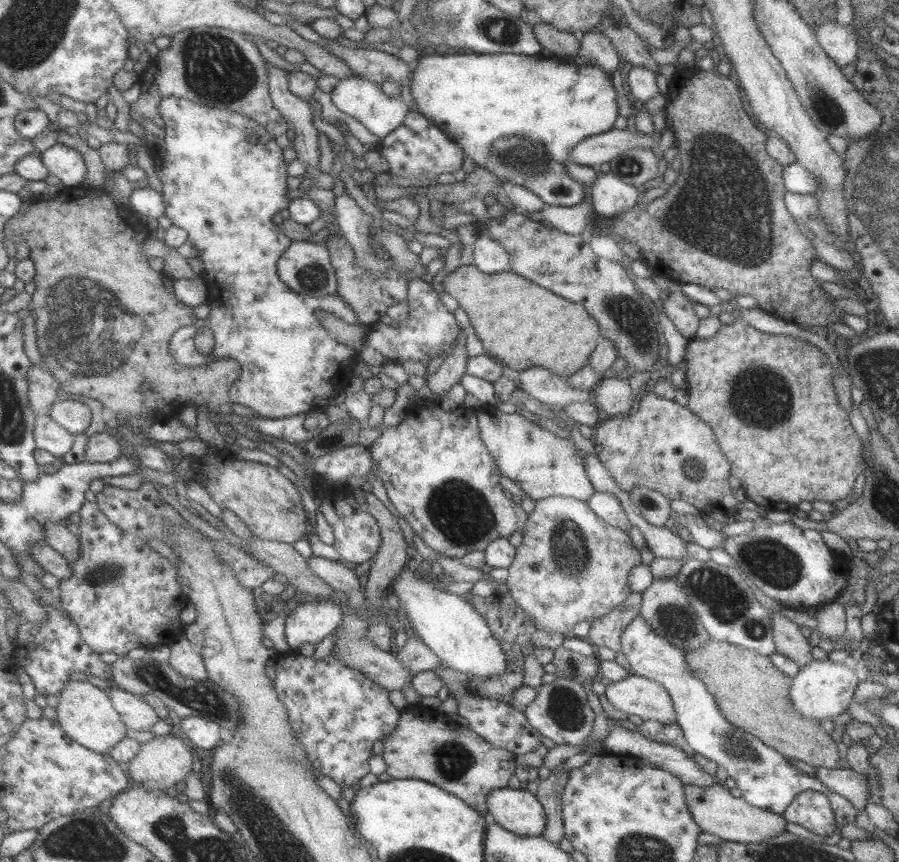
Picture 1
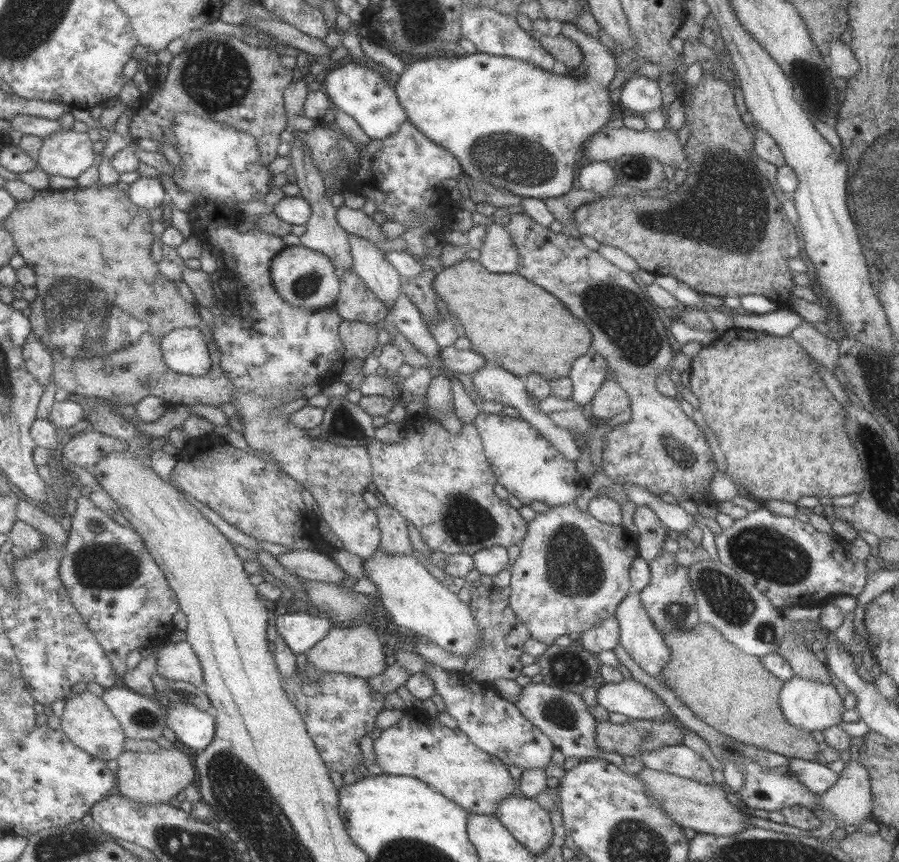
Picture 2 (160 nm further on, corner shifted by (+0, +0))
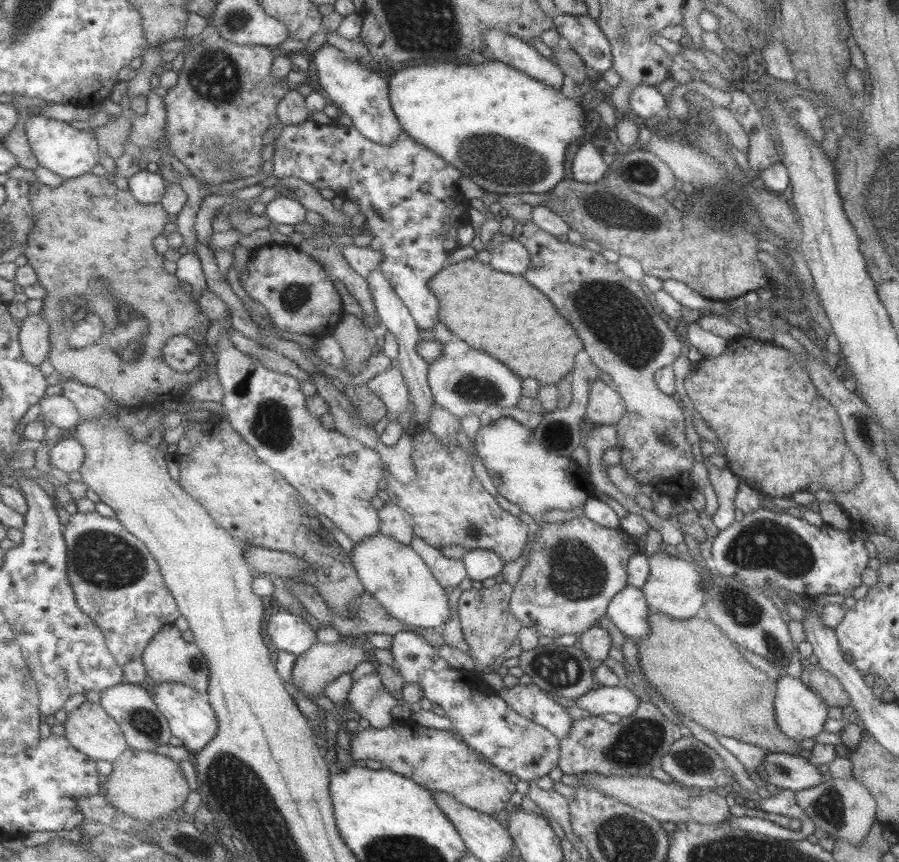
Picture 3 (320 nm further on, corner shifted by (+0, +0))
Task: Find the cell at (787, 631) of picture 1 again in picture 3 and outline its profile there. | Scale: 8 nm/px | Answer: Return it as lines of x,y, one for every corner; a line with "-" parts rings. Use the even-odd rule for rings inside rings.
806,665
801,667
799,679
807,688
817,693
821,701
825,702
827,707
847,707
849,698
842,689
841,683
830,672
827,672
821,666

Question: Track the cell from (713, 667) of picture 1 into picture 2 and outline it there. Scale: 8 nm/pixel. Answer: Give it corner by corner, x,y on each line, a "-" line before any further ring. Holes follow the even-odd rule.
701,622
691,630
669,632
662,638
663,643
669,648
669,658
660,670
662,680
696,719
743,745
775,752
781,756
816,761
815,752
822,745
815,743
808,730
801,730
787,723
783,712
779,709
778,696
784,682
767,672
759,657
741,652
722,638
721,634
709,624
701,624

